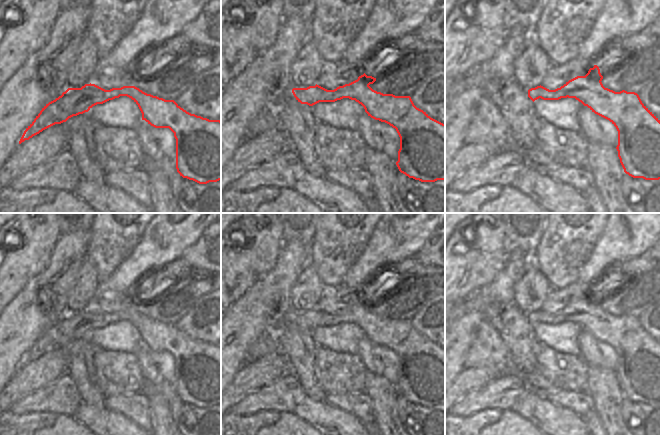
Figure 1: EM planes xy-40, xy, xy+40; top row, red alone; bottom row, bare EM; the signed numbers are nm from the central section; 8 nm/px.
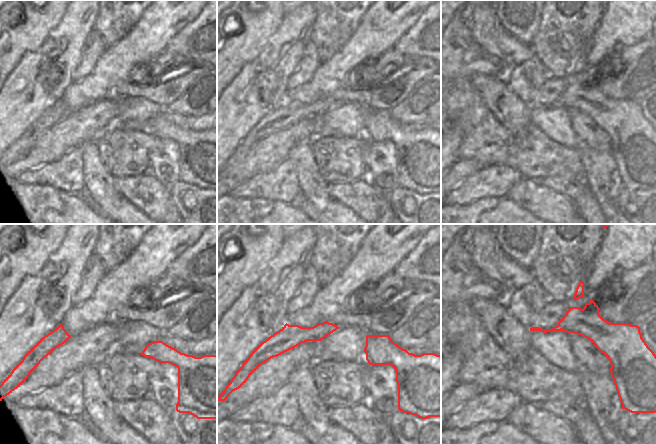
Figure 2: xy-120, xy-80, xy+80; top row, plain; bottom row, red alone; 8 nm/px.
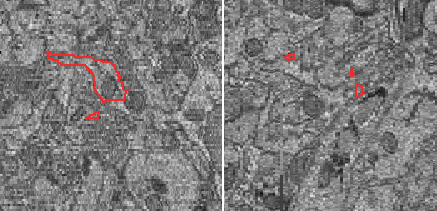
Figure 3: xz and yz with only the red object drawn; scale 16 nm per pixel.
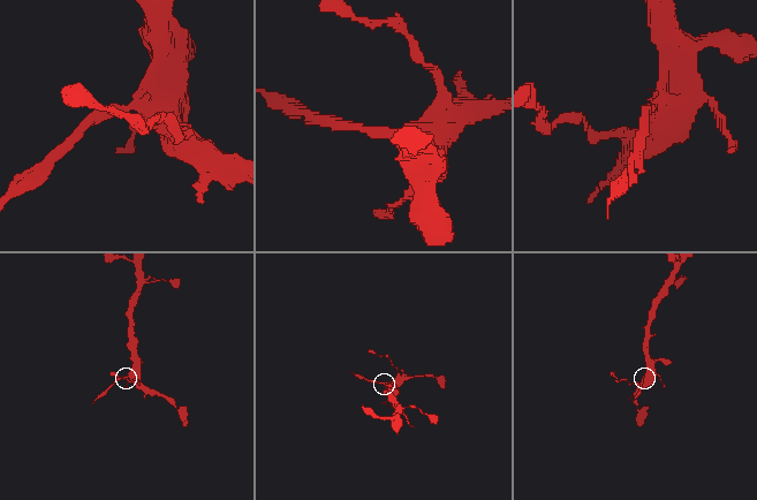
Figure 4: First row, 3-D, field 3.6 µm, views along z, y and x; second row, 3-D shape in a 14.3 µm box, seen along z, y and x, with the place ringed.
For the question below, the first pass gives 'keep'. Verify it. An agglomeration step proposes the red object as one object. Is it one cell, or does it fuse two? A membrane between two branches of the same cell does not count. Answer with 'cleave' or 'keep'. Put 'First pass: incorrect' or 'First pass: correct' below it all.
cleave
First pass: incorrect

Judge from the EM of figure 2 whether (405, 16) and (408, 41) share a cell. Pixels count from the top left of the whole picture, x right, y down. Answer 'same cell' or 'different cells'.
different cells

